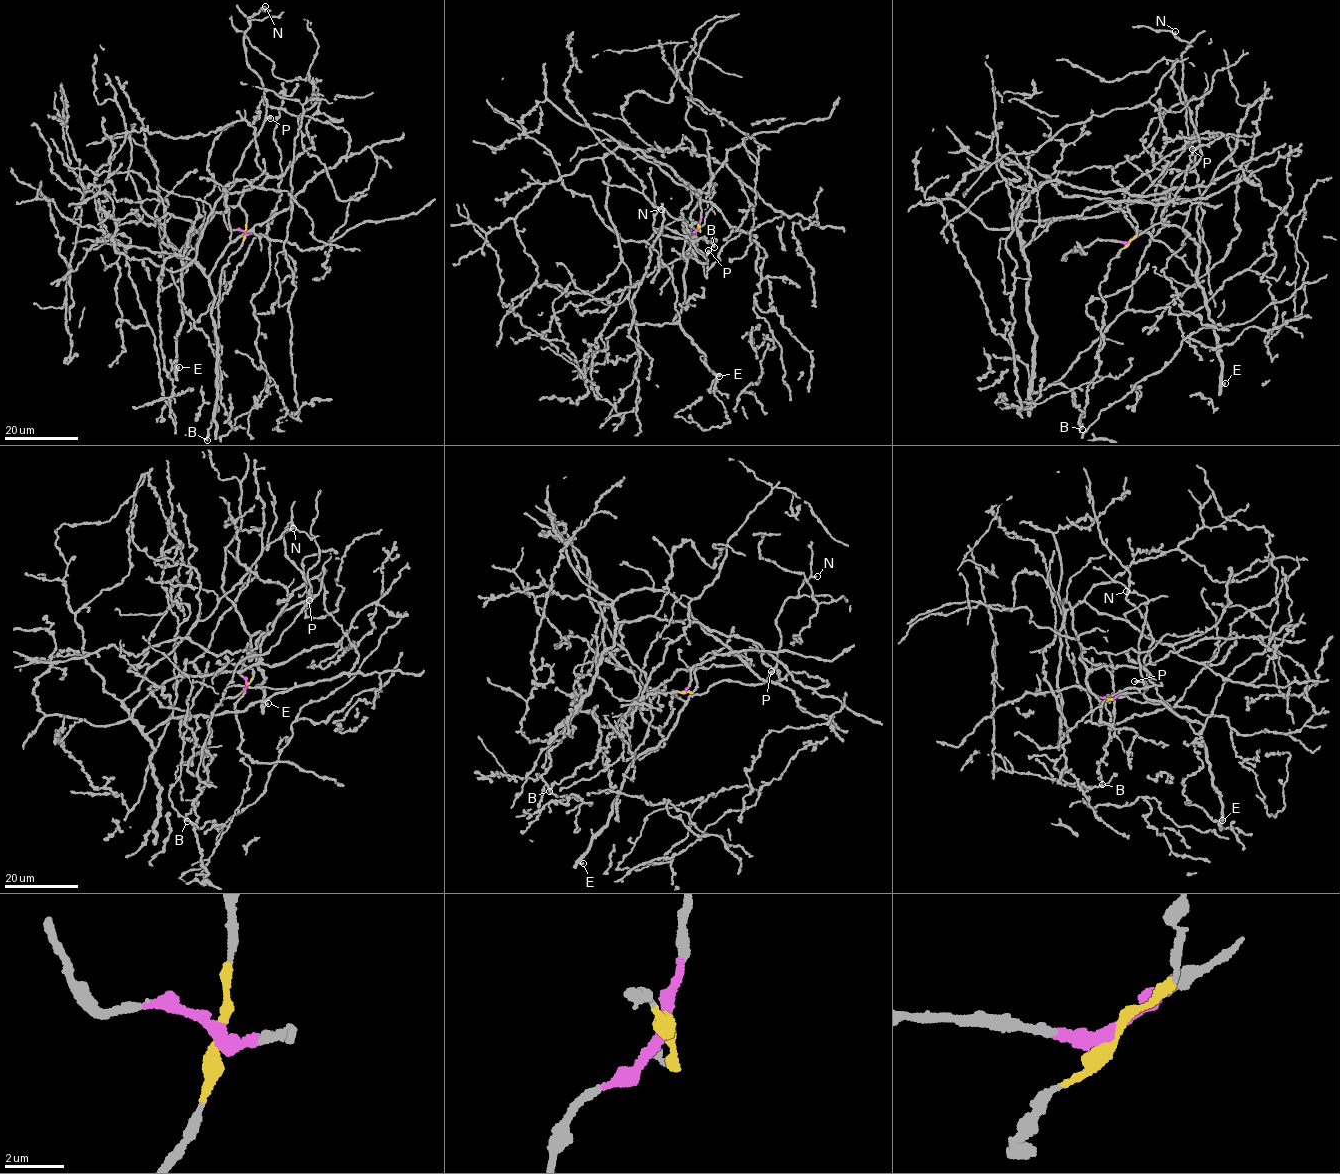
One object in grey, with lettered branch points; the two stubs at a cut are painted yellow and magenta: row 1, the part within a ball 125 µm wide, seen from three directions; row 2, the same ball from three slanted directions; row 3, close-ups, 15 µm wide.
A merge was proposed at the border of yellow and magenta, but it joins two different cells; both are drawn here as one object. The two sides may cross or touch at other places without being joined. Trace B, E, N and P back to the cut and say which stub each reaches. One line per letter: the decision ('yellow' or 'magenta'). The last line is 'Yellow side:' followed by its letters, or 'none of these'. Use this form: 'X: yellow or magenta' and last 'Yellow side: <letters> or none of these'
B: yellow
E: magenta
N: magenta
P: magenta
Yellow side: B

